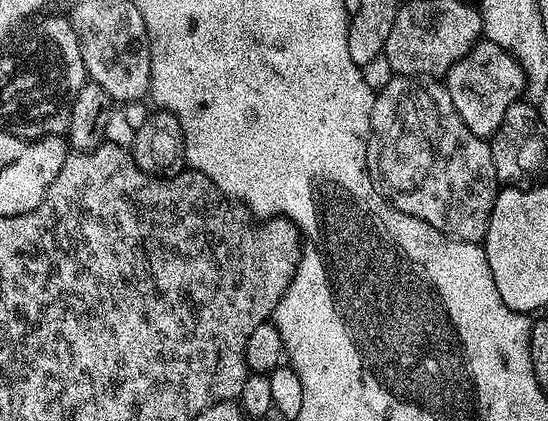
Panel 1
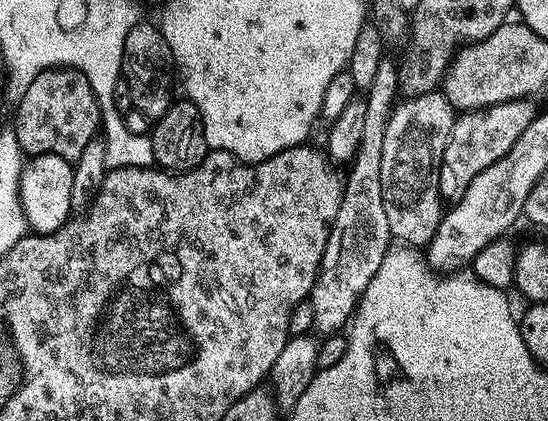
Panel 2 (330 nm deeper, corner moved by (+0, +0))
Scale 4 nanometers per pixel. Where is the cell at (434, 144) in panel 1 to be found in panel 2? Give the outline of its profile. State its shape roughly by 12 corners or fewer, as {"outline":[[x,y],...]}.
{"outline":[[439,91],[401,99],[382,142],[382,203],[401,245],[444,217],[456,117]]}

